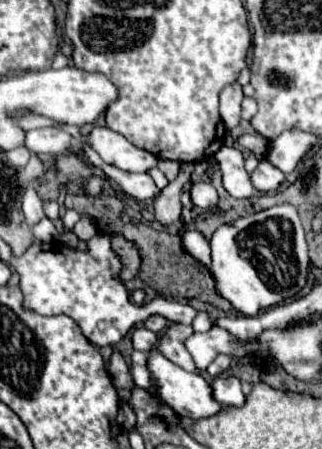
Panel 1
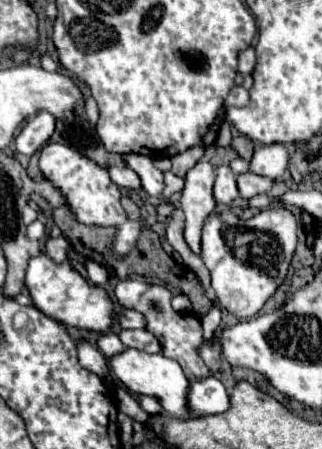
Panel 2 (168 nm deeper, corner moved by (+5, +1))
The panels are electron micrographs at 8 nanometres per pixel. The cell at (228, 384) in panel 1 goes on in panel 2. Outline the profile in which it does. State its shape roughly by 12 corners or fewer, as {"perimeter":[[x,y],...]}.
{"perimeter":[[217,378],[189,386],[189,418],[221,414],[229,394]]}

